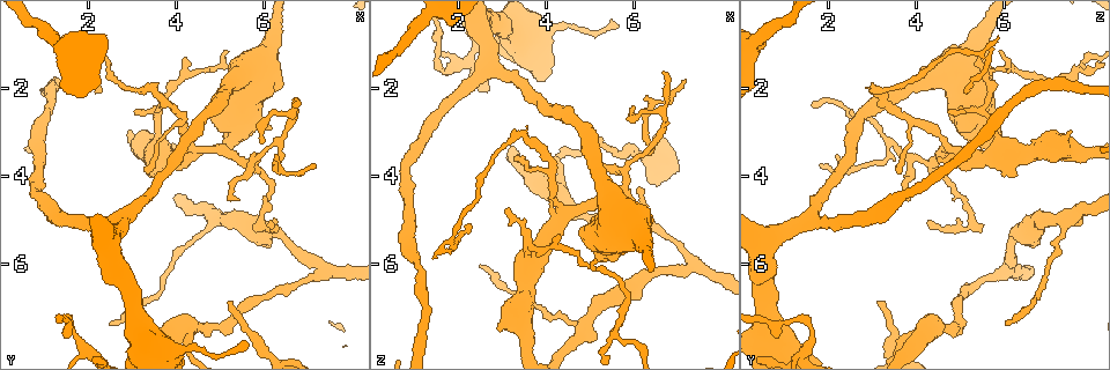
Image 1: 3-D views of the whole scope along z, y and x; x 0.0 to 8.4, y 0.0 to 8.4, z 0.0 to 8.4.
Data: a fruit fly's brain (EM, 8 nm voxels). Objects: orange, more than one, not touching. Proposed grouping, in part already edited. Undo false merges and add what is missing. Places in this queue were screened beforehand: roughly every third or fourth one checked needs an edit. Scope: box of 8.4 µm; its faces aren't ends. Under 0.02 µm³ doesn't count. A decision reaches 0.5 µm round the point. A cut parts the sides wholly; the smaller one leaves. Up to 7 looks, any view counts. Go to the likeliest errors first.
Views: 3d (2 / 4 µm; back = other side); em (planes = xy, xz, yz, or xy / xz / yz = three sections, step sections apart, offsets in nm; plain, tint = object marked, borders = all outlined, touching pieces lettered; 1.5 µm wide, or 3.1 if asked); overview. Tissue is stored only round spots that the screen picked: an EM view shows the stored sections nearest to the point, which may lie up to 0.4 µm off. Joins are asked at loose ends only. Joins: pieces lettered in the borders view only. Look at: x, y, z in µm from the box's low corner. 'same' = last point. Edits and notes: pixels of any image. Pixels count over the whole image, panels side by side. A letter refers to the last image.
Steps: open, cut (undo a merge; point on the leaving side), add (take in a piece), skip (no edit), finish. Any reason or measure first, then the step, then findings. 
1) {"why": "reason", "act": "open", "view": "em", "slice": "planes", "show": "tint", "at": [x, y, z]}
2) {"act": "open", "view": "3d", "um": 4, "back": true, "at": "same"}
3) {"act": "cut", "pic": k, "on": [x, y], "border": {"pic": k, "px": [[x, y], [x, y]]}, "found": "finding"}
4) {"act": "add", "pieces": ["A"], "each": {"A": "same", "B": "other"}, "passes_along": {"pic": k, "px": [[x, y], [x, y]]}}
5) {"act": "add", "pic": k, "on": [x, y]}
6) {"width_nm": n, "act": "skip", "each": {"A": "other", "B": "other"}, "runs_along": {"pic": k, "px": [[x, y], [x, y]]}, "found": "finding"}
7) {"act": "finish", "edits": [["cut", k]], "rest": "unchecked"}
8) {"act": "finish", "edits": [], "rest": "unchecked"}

{"why": "branch stops here", "act": "open", "view": "em", "slice": "xz", "step": 4, "show": "tint", "at": [5.20, 6.85, 3.10]}

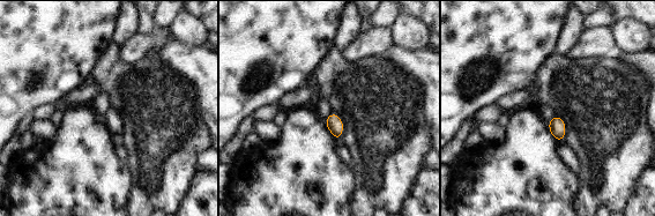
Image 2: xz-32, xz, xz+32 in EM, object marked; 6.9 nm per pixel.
{"act": "open", "view": "em", "slice": "planes", "show": "borders", "at": "same"}

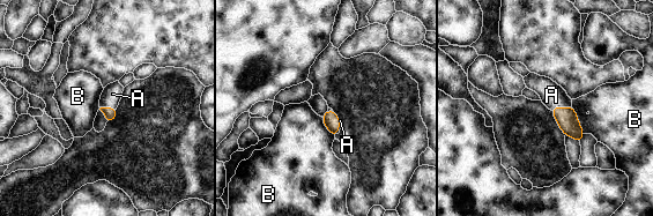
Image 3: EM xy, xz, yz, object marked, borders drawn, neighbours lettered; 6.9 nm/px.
{"act": "add", "pieces": ["A"], "each": {"A": "same", "B": "other"}, "found": "it goes on there"}

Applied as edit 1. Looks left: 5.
{"why": "thin end", "act": "open", "view": "em", "slice": "xz", "step": 4, "show": "tint", "at": [5.45, 4.50, 3.85]}

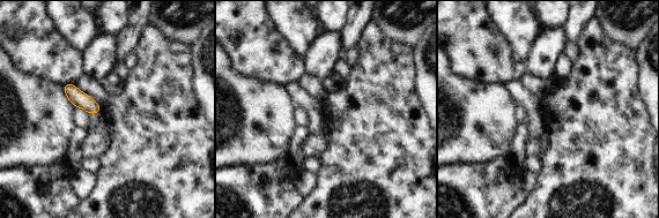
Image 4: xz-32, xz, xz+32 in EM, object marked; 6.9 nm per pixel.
{"act": "open", "view": "em", "slice": "xz", "step": 4, "show": "borders", "at": "same"}

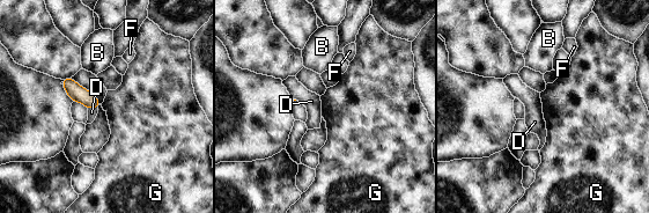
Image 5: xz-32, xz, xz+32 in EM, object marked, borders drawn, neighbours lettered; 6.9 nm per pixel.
{"act": "add", "pieces": ["D"], "each": {"B": "other", "D": "same", "F": "other", "G": "other"}, "passes_along": {"pic": 5, "px": [[76, 93], [93, 108], [91, 112]]}, "found": "the neuron continues"}

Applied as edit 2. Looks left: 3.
{"why": "free end", "act": "open", "view": "3d", "um": 4, "back": true, "at": [1.40, 0.85, 5.90]}

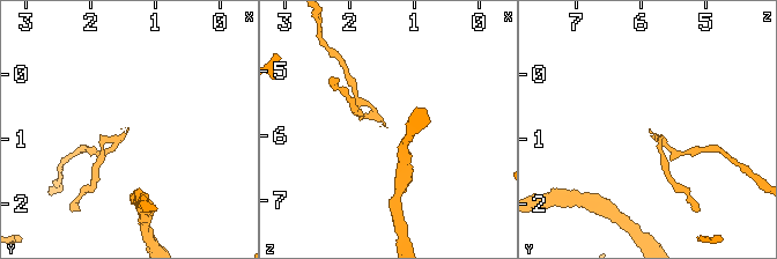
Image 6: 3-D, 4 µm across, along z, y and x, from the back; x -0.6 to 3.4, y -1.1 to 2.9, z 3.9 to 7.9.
{"act": "open", "view": "em", "slice": "planes", "show": "borders", "at": [1.45, 0.80, 5.90]}

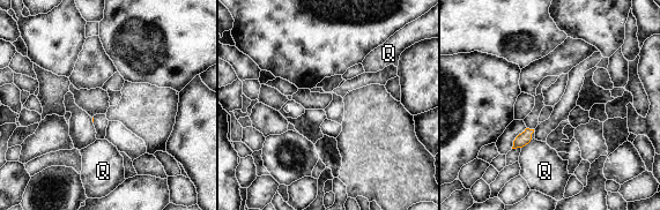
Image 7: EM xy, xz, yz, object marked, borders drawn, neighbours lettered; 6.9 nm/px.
{"act": "skip", "each": {"Q": "other"}, "border": {"pic": 7, "px": [[534, 139], [521, 149]]}, "found": "none of them fits"}

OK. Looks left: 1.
{"act": "finish", "edits": [["add", 3], ["add", 5]], "rest": "unchecked"}

